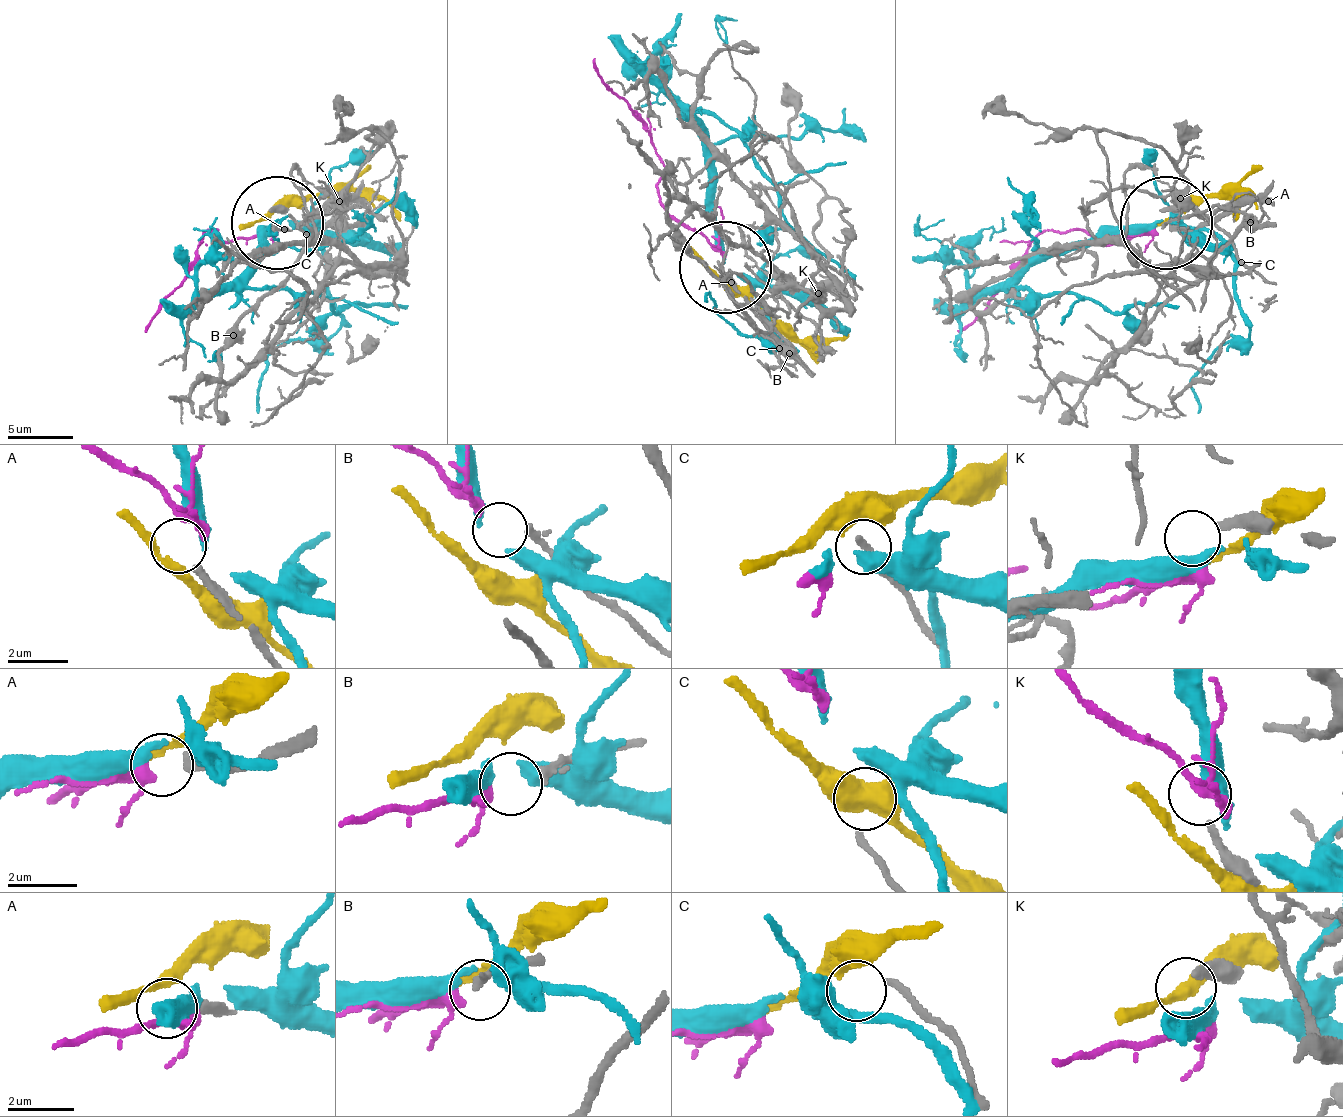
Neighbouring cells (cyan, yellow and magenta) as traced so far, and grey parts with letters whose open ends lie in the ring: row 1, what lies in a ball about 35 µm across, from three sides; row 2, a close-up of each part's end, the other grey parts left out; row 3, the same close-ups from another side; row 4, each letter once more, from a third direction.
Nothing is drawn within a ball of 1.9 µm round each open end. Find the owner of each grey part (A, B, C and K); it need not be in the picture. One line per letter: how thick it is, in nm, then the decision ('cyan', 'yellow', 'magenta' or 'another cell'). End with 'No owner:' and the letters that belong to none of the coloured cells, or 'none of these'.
A: calibre 360 nm; another cell
B: calibre 260 nm; magenta
C: calibre 200 nm; yellow
K: calibre 240 nm; another cell
No owner: A, K

